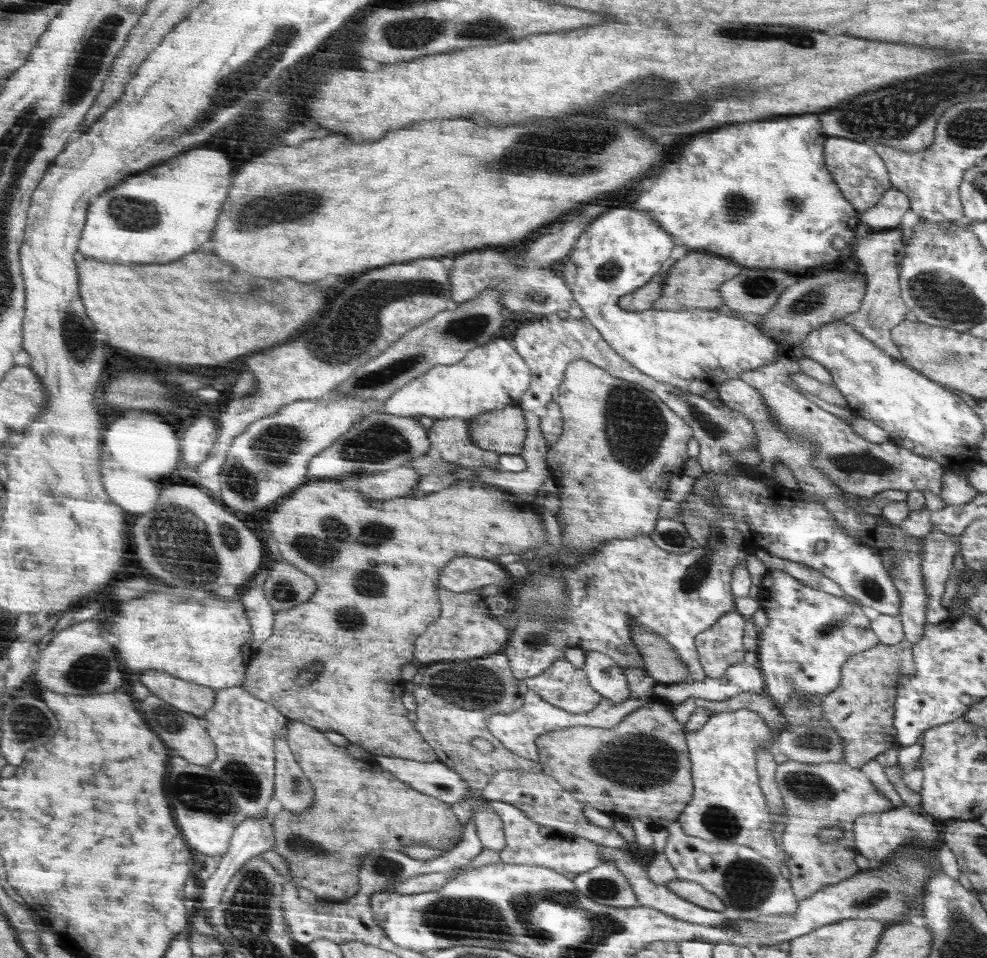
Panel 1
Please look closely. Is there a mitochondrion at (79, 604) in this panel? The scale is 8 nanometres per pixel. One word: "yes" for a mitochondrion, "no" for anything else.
no

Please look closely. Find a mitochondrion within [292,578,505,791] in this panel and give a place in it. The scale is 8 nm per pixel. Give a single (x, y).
(347, 619)

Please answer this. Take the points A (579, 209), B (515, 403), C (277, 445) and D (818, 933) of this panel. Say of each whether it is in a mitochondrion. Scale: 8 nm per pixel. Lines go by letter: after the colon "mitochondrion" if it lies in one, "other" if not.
A: other
B: other
C: mitochondrion
D: other

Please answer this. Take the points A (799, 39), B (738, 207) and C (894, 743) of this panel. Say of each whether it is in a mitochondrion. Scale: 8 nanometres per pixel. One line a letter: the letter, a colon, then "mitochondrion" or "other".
A: mitochondrion
B: mitochondrion
C: other

